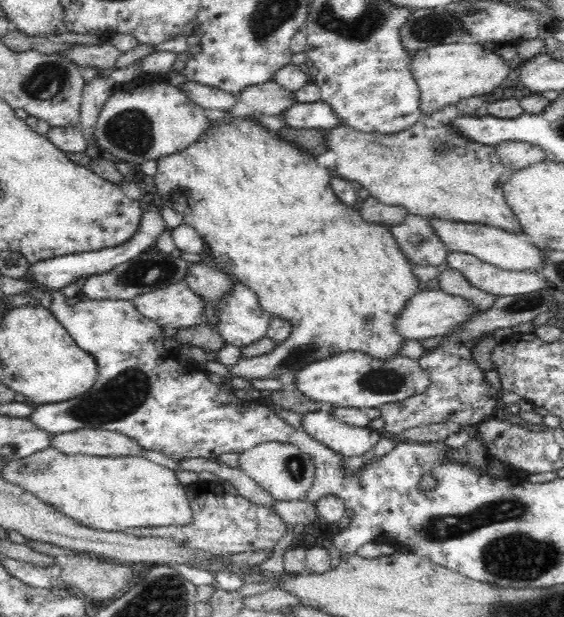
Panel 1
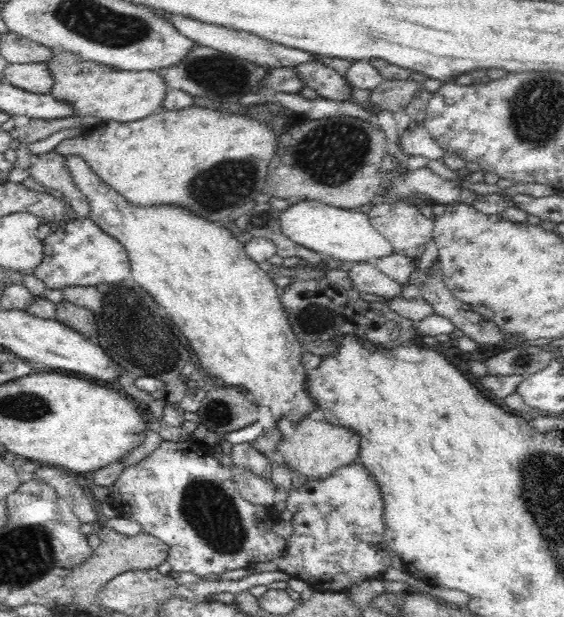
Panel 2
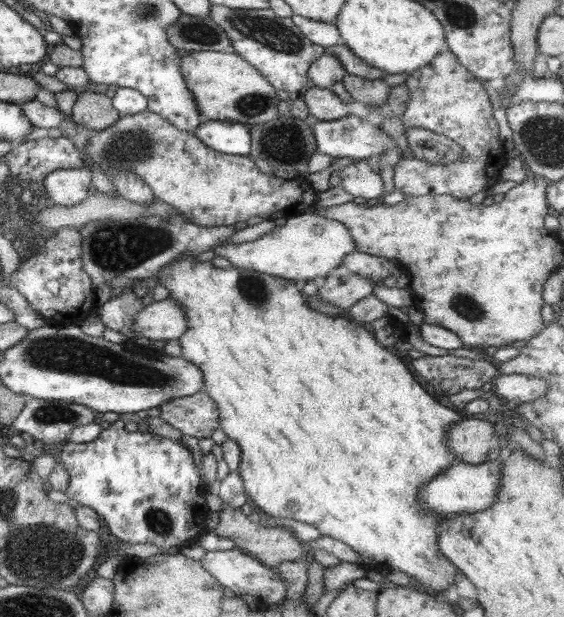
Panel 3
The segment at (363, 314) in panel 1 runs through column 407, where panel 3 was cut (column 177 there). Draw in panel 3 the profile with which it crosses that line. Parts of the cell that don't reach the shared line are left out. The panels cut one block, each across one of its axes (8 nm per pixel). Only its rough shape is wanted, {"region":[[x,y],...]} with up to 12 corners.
{"region":[[155,278],[263,516],[451,596],[464,416],[294,281]]}

